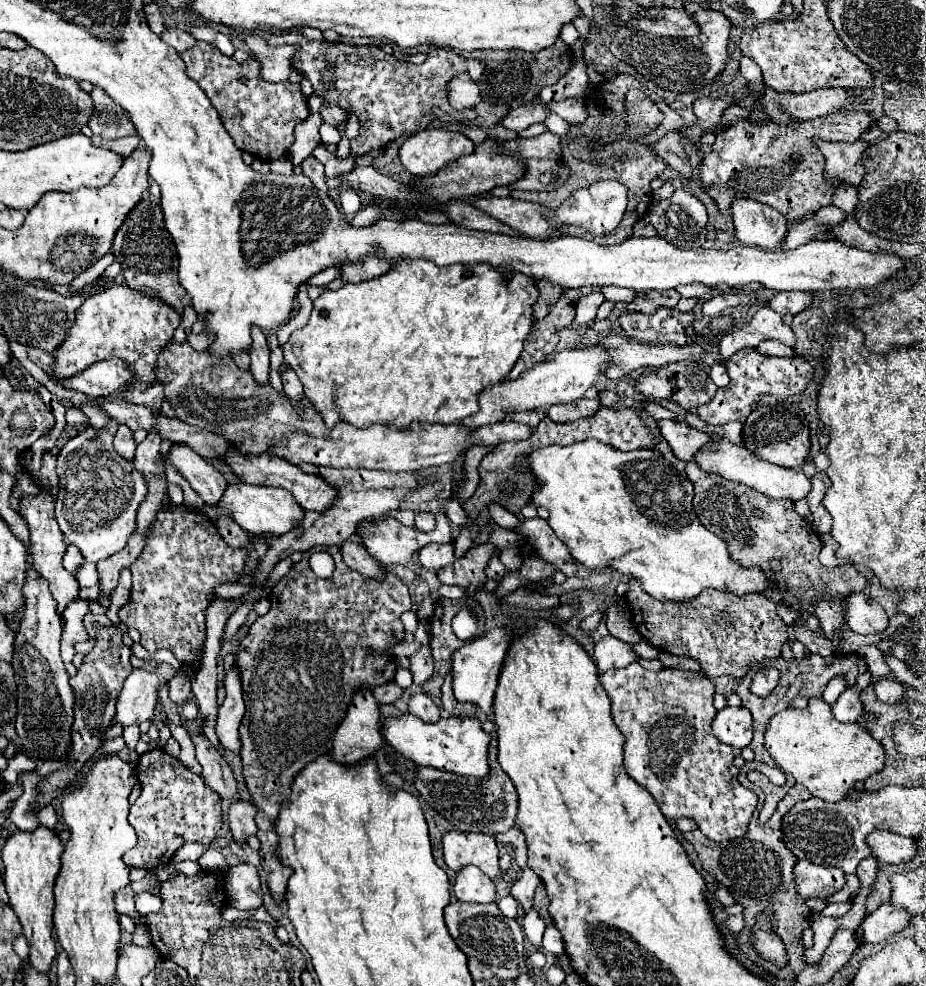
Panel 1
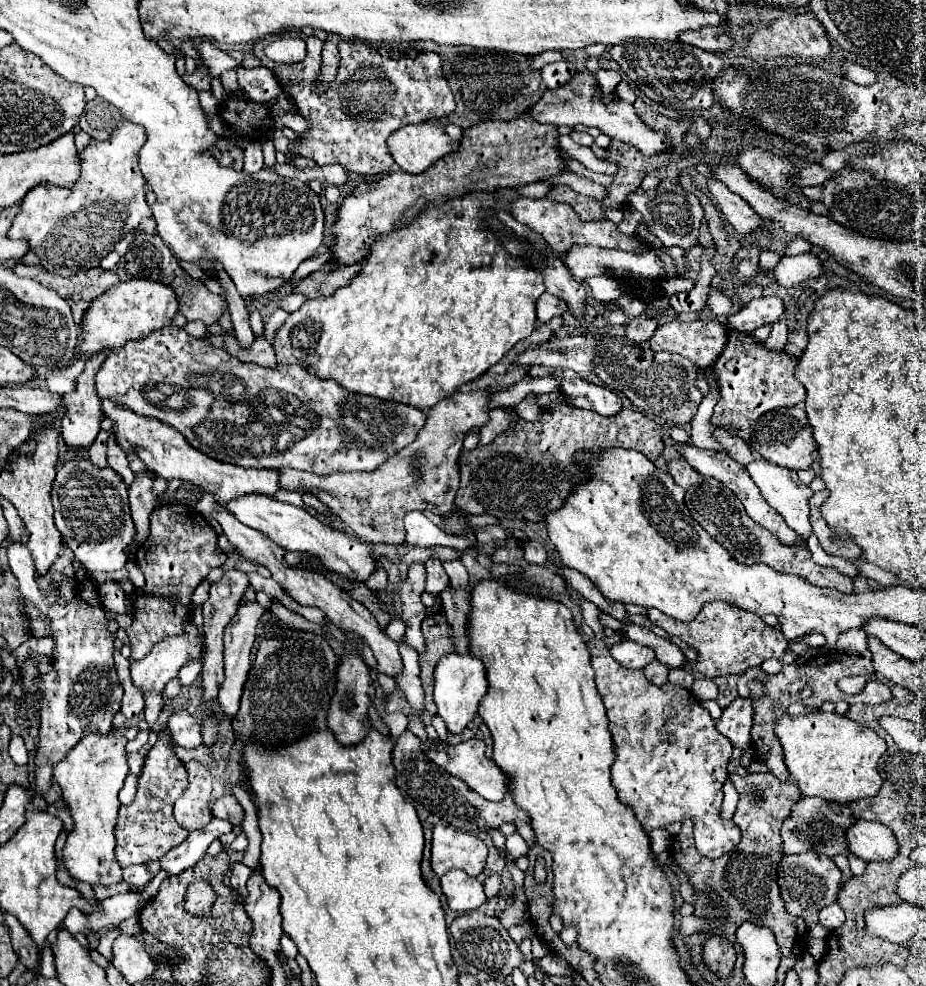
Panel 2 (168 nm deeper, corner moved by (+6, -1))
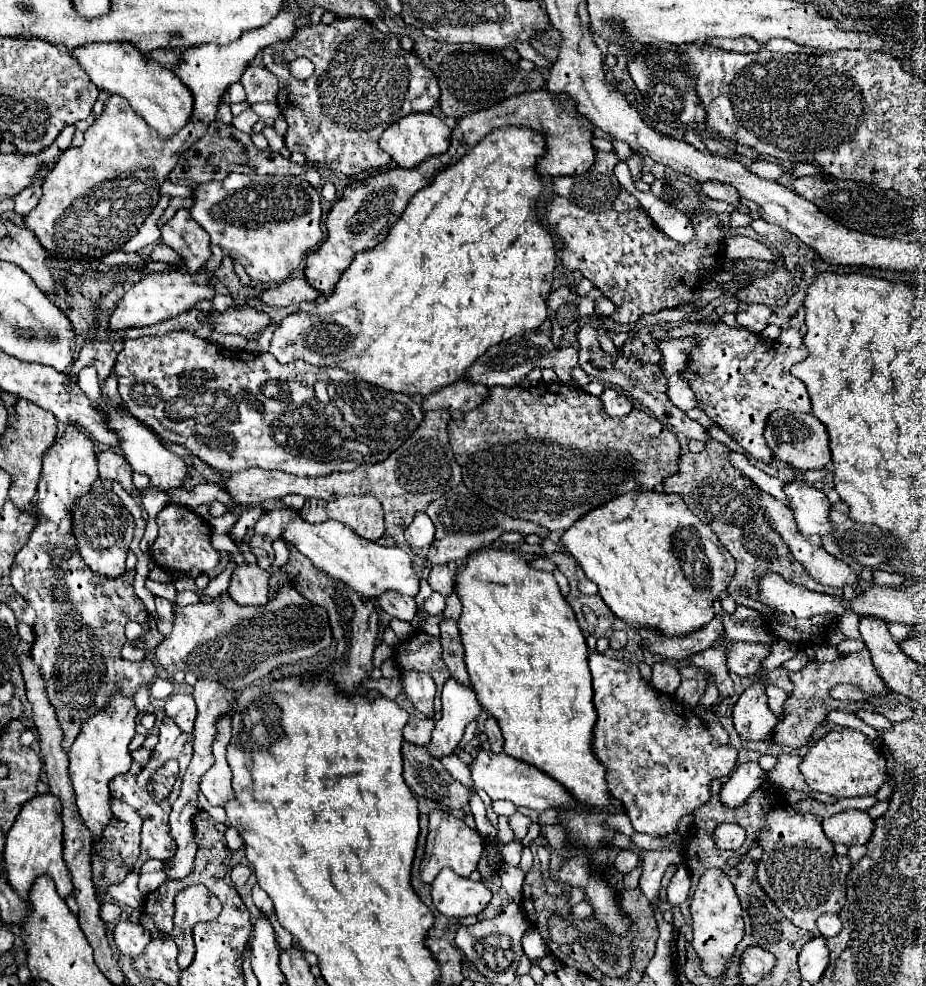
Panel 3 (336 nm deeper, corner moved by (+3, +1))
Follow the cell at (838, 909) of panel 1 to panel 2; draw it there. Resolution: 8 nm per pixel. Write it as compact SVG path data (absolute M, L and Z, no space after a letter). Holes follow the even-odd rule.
M838 903L826 905L826 907L820 911L818 917L820 917L820 923L822 923L826 929L830 929L830 931L838 929L838 927L844 923L844 911L842 911L842 907L840 907Z

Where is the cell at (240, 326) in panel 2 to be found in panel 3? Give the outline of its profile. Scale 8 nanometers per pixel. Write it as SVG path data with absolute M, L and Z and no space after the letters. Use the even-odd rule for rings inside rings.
M177 209L175 215L161 225L161 239L183 259L189 273L201 271L207 257L211 257L209 235L193 221L187 209Z

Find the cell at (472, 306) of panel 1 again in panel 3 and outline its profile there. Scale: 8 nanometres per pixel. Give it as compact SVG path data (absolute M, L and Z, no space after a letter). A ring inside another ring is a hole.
M499 127L493 133L485 135L473 149L469 149L455 165L449 165L447 169L439 171L435 181L417 191L413 199L409 201L405 213L401 215L399 223L391 227L387 239L379 243L377 247L359 253L353 263L345 269L341 279L337 281L335 293L327 299L321 299L315 303L311 311L299 311L291 313L283 319L283 323L275 329L269 353L275 355L279 363L289 363L303 359L311 365L331 365L341 367L345 371L353 371L359 379L365 379L367 383L397 391L397 393L409 393L409 395L429 395L435 389L441 389L449 383L455 383L459 377L463 377L465 369L473 365L473 361L485 353L491 345L497 345L499 341L505 341L517 333L537 331L543 321L547 319L547 297L551 293L553 285L553 271L557 265L557 249L553 235L539 225L537 217L537 201L545 189L541 175L535 171L537 161L545 155L545 139L539 131L529 127Z

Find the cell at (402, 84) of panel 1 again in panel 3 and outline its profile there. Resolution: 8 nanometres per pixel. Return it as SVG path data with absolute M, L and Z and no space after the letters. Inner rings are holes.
M361 17L335 19L331 25L305 25L297 29L297 35L287 47L279 47L285 63L295 57L307 57L315 63L315 73L307 81L297 81L289 75L285 65L275 63L269 49L263 51L265 67L279 79L277 105L287 121L287 133L283 137L289 151L299 151L315 167L327 171L339 171L343 175L359 175L367 169L385 169L391 165L391 157L377 147L381 133L397 119L417 113L431 111L439 101L439 87L433 71L429 71L413 51L405 51L399 43L399 35L381 33L371 21Z

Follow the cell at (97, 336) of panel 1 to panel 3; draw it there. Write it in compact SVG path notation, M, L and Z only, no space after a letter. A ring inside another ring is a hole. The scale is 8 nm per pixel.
M161 271L161 273L151 273L145 275L139 283L135 283L121 303L117 305L115 313L109 319L111 331L121 331L127 327L145 327L145 325L155 325L167 319L173 319L189 309L193 309L199 301L211 301L215 297L215 289L209 283L209 277L205 271L199 273L187 273L187 271Z

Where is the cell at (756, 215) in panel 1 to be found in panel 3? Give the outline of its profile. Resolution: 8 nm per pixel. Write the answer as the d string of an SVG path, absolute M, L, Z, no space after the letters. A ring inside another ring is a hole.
M705 181L705 183L701 183L701 191L709 199L739 205L739 195L737 195L737 189L733 185L727 185L727 183L721 183L721 181Z

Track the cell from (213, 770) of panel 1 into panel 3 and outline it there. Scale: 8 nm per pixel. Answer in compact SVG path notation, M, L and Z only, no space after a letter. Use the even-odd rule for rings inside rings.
M177 693L165 699L165 713L185 731L193 731L193 721L197 715L197 707L191 693Z

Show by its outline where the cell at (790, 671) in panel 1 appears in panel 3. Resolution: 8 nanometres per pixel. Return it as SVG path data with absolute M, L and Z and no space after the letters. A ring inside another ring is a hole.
M861 649L857 653L845 655L845 657L837 657L831 663L821 663L821 661L809 661L801 671L791 673L791 681L795 685L791 697L785 701L785 719L777 723L775 733L773 733L773 741L775 743L783 743L789 747L801 747L807 743L807 739L811 737L813 729L825 719L831 709L843 709L847 713L857 713L859 705L857 703L845 703L829 697L829 689L833 685L839 683L851 683L855 685L859 691L867 693L867 695L889 695L891 689L885 685L885 681L879 677L877 669L873 667L871 661L871 653L869 649Z

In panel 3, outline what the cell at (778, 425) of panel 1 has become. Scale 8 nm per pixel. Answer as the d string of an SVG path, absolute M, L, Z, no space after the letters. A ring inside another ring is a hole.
M785 409L773 411L769 415L769 419L767 419L765 439L767 439L767 447L773 451L773 455L779 461L785 461L785 463L789 463L795 469L801 469L801 471L807 471L807 469L825 469L831 463L827 429L811 413L789 413Z

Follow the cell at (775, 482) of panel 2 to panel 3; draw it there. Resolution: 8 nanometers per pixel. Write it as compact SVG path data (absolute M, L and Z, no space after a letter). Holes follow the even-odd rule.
M793 481L785 485L785 493L791 501L799 531L805 535L819 535L827 553L839 555L841 547L833 539L833 523L829 521L831 503L827 501L827 495L803 481Z

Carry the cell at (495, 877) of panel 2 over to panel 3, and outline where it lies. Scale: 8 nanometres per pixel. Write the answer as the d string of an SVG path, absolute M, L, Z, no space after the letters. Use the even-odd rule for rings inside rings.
M493 893L491 903L487 905L487 909L485 909L481 915L477 915L477 919L481 921L481 919L491 919L491 917L497 917L497 915L501 913L501 903L503 903L501 895L499 895L499 893Z

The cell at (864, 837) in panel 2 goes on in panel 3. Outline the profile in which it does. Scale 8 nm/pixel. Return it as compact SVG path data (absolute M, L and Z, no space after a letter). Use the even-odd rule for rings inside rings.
M849 809L849 811L835 813L831 817L825 817L821 819L821 825L825 835L833 843L843 843L847 847L857 843L859 845L867 843L873 833L873 819L859 809Z

